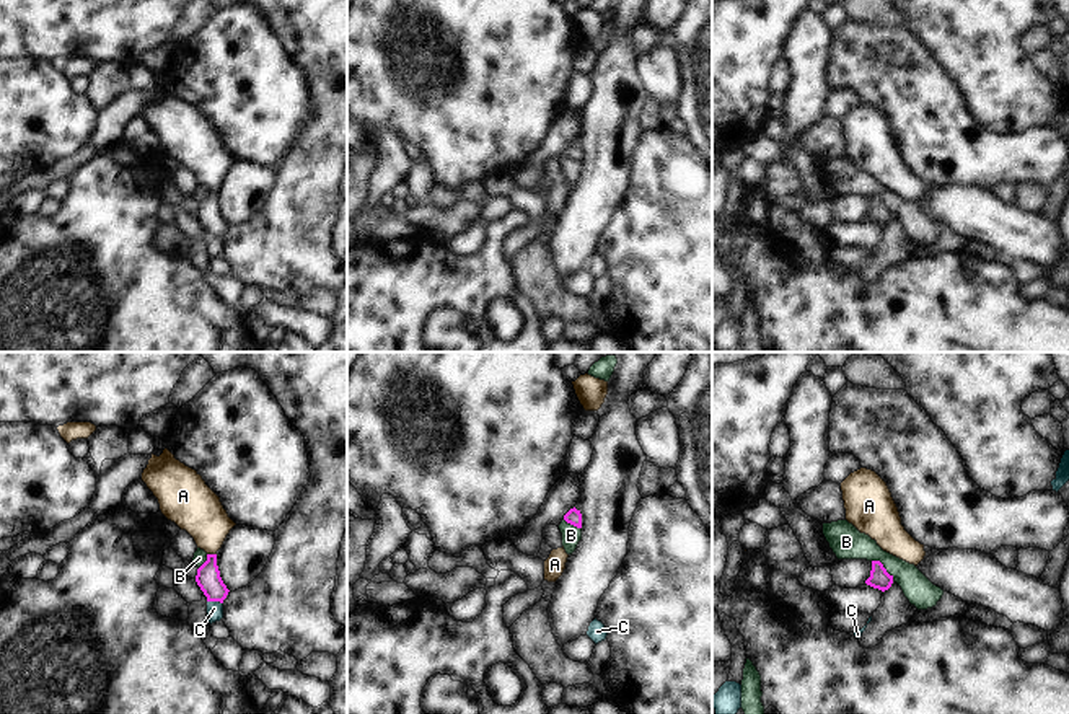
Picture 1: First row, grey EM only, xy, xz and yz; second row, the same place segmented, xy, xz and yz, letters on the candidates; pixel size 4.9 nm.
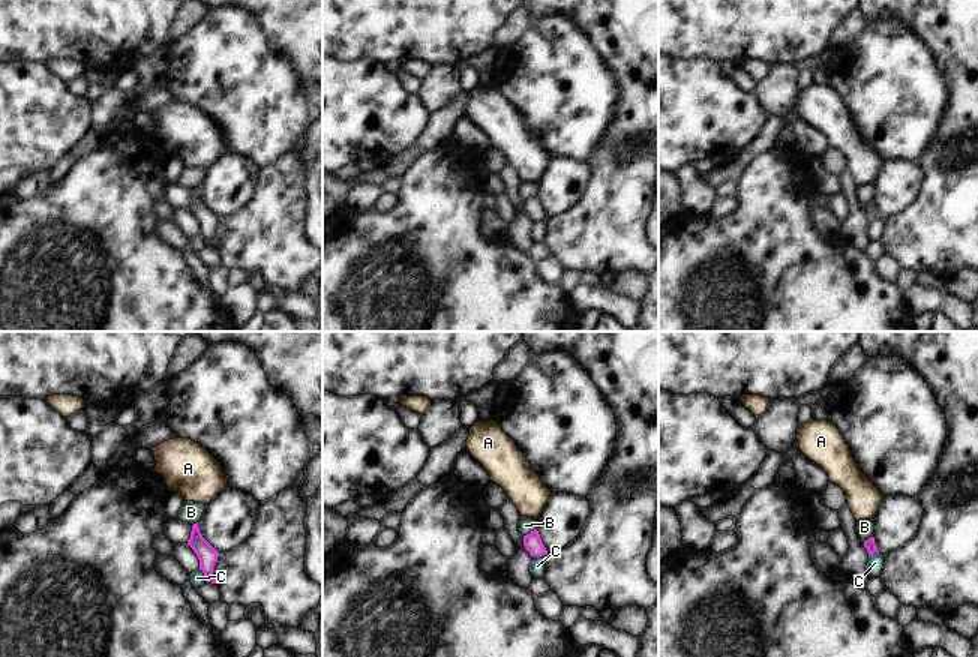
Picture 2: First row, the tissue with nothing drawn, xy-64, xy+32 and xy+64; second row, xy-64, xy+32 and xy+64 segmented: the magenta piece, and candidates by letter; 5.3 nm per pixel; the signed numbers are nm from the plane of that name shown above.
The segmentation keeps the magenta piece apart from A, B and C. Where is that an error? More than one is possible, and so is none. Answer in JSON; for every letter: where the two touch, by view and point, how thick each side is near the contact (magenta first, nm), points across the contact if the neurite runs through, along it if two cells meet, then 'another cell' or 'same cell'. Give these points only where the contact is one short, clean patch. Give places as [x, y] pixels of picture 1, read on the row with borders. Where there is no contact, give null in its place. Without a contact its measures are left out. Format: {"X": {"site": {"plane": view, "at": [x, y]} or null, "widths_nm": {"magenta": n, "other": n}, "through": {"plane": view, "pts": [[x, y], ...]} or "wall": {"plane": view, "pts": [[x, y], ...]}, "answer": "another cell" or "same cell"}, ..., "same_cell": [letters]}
{"A": {"site": {"plane": "xy", "at": [212, 555]}, "widths_nm": {"magenta": 120, "other": 240}, "through": {"plane": "xy", "pts": [[207, 577], [212, 555], [209, 524], [194, 507]]}, "answer": "same cell"}, "B": {"site": {"plane": "yz", "at": [882, 566]}, "widths_nm": {"magenta": 100, "other": 160}, "wall": {"plane": "yz", "pts": [[872, 559], [877, 559], [893, 577]]}, "answer": "another cell"}, "C": {"site": {"plane": "xy", "at": [215, 600]}, "widths_nm": {"magenta": 120, "other": 80}, "wall": {"plane": "xy", "pts": [[207, 600], [222, 603]]}, "answer": "another cell"}, "same_cell": ["A"]}

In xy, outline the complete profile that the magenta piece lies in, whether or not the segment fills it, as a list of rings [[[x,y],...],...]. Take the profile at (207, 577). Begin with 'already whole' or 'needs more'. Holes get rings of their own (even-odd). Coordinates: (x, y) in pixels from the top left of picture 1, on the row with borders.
needs more; [[[168,448],[160,456],[152,453],[142,481],[158,499],[161,513],[186,530],[197,548],[207,553],[196,582],[207,602],[223,603],[230,590],[220,577],[217,551],[236,523],[228,517],[220,497],[196,469],[176,460]]]

